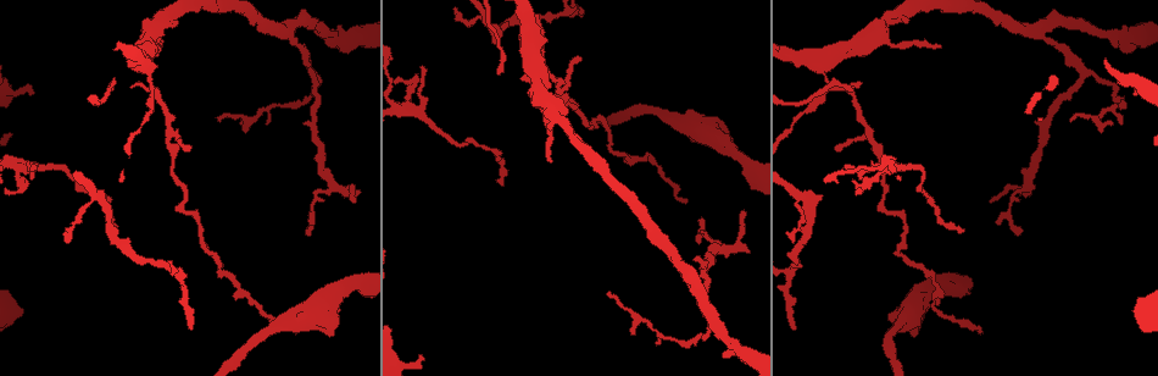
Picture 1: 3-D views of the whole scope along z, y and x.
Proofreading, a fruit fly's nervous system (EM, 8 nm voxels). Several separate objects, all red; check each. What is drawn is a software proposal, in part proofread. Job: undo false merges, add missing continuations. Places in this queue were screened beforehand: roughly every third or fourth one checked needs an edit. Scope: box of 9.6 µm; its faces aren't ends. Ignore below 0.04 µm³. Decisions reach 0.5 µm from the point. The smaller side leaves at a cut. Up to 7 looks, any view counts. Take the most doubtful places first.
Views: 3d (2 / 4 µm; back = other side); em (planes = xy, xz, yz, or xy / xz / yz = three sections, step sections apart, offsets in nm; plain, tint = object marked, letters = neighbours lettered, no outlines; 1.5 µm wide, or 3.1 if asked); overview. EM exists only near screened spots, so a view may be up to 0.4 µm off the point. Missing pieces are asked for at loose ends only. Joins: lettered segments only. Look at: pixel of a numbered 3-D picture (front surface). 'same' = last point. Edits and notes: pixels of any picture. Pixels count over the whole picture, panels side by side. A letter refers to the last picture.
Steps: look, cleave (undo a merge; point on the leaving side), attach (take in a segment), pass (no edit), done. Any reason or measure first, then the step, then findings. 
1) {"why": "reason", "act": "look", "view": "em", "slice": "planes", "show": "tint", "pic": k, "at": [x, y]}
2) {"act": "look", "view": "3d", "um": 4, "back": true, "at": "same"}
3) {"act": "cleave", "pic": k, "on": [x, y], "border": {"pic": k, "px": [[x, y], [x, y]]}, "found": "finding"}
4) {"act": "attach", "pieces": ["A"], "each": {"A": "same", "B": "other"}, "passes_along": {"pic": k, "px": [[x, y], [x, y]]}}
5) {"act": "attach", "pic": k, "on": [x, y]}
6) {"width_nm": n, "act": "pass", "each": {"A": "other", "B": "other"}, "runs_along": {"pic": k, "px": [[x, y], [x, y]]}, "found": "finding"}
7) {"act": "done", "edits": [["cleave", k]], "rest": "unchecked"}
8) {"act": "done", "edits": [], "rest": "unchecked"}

{"why": "branch stops here", "act": "look", "view": "3d", "um": 4, "back": true, "pic": 1, "at": [792, 330]}

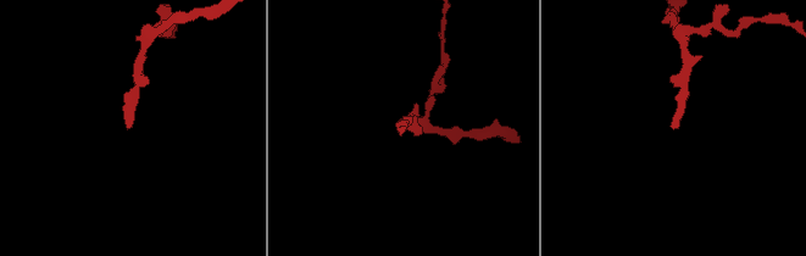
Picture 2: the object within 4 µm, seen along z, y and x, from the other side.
{"act": "look", "view": "em", "slice": "xz", "step": 4, "show": "letters", "pic": 2, "at": [401, 133]}

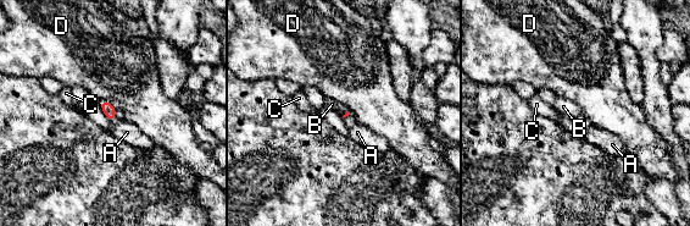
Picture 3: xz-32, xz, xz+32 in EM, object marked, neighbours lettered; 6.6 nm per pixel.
{"act": "look", "view": "em", "slice": "planes", "show": "letters", "at": "same"}

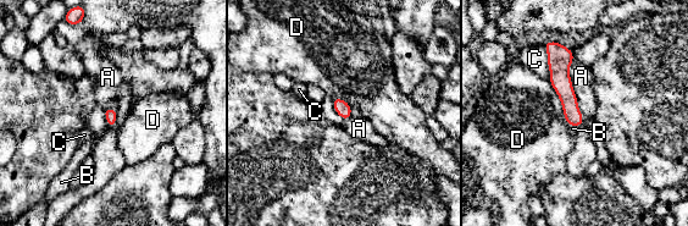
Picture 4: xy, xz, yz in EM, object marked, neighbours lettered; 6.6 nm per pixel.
{"act": "pass", "each": {"A": "other", "B": "other", "C": "other", "D": "other"}, "border": {"pic": 4, "px": [[572, 59], [569, 76], [584, 119]]}, "found": "none of them fits"}

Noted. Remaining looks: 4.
{"why": "abrupt turn", "act": "look", "view": "em", "slice": "planes", "show": "tint", "pic": 1, "at": [576, 101]}

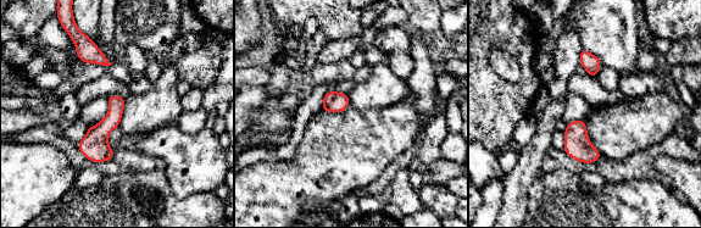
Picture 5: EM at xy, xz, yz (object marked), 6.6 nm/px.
{"why": "what lies round it", "act": "look", "view": "em", "slice": "planes", "show": "letters", "at": "same"}

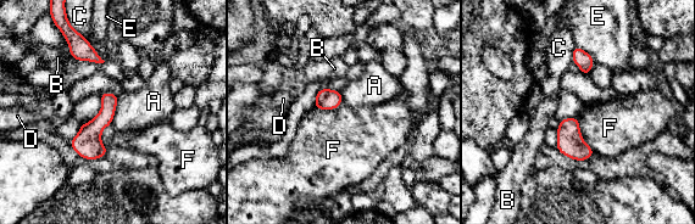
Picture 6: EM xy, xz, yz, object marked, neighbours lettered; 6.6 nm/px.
{"act": "pass", "each": {"A": "other", "B": "other", "C": "other", "D": "other", "E": "other", "F": "other"}, "found": "all the same cell"}

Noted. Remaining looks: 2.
{"why": "an open end", "act": "look", "view": "em", "slice": "xy", "step": 4, "show": "tint", "pic": 1, "at": [579, 59]}

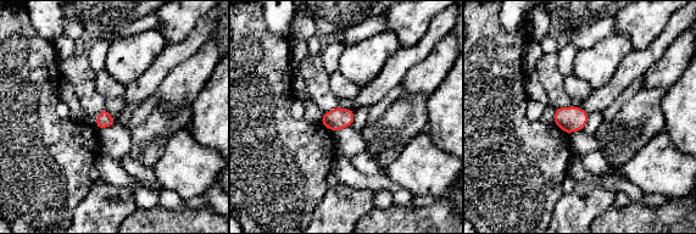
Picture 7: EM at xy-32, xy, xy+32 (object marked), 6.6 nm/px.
{"act": "look", "view": "em", "slice": "planes", "show": "letters", "at": "same"}

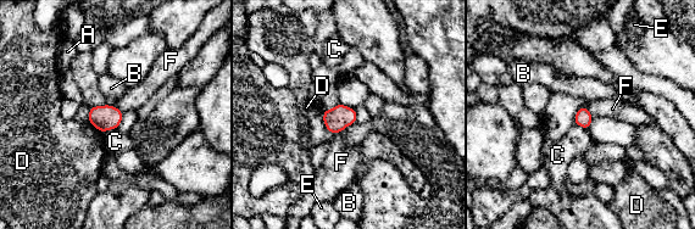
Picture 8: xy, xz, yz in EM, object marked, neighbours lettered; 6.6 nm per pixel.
{"act": "pass", "each": {"A": "other", "B": "other", "C": "other", "D": "other", "E": "other", "F": "other"}, "border": {"pic": 8, "px": [[584, 105], [593, 117]]}, "found": "no lettered segment goes on from it"}

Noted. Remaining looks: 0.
{"act": "done", "edits": [], "rest": "unchecked"}

